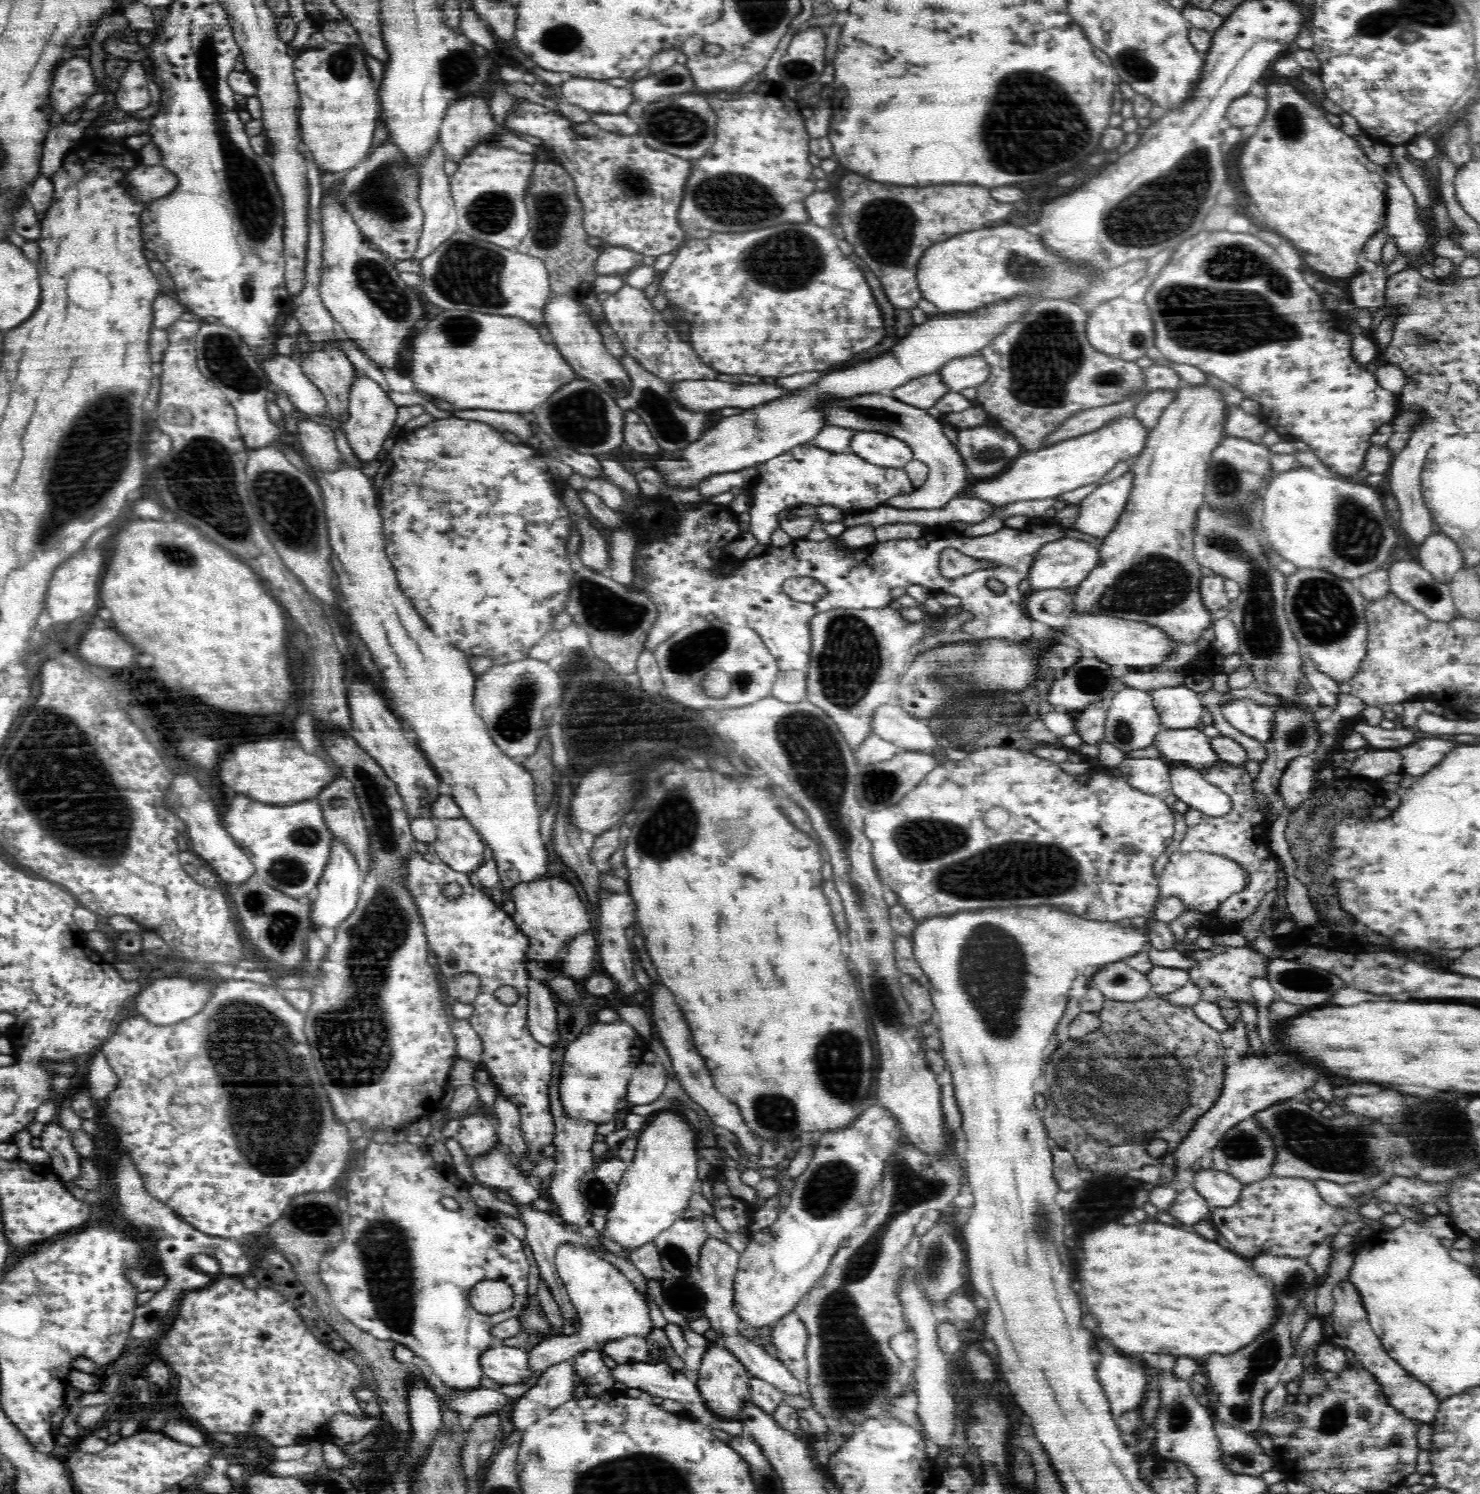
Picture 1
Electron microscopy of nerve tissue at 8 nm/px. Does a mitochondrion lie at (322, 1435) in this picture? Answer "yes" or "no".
no

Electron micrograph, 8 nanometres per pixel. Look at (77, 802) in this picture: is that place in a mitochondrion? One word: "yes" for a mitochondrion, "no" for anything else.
yes

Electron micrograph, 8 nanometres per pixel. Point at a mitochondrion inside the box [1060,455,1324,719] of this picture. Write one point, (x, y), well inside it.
(1156, 584)

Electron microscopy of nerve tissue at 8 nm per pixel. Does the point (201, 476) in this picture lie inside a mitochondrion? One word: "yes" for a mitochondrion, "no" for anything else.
yes

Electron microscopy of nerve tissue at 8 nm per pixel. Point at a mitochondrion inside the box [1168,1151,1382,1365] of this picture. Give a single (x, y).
(1295, 1281)

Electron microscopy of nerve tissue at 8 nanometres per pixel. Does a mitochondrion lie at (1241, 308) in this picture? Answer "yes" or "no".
yes

